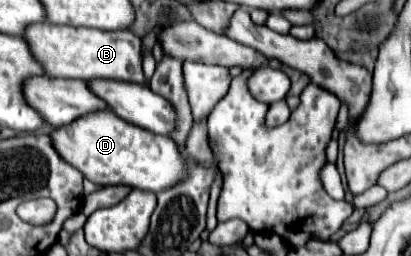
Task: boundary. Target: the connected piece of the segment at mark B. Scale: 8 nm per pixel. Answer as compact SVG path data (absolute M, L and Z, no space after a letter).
M36 24L28 28L26 40L36 58L48 68L52 78L82 78L82 80L124 80L148 84L142 70L142 40L128 32L104 32L94 28L74 28L56 24Z

